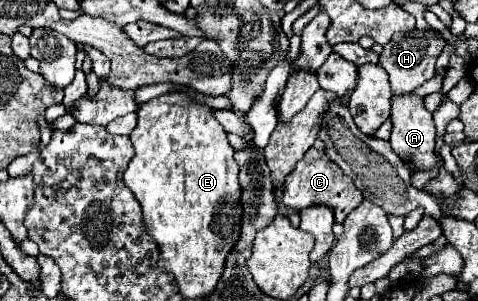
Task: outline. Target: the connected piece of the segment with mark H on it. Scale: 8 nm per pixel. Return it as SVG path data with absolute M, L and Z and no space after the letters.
M412 31L412 33L396 33L386 45L384 51L380 53L378 65L386 69L390 75L390 85L394 95L410 95L414 93L416 87L420 87L424 81L434 77L434 67L436 59L442 53L446 41L438 39L426 31Z

